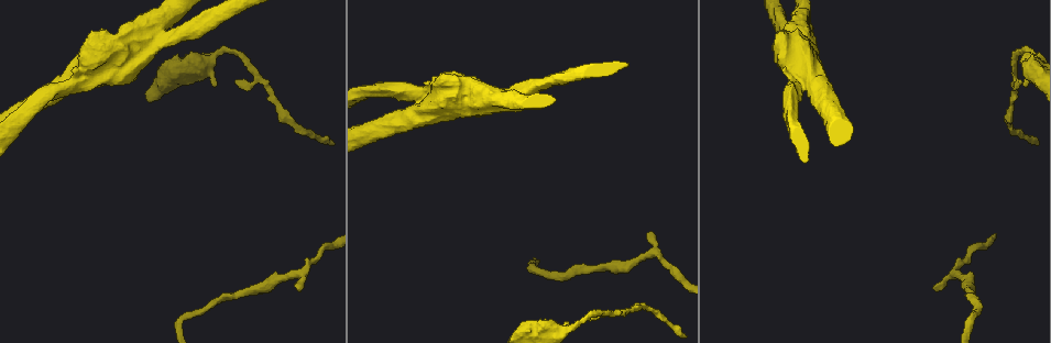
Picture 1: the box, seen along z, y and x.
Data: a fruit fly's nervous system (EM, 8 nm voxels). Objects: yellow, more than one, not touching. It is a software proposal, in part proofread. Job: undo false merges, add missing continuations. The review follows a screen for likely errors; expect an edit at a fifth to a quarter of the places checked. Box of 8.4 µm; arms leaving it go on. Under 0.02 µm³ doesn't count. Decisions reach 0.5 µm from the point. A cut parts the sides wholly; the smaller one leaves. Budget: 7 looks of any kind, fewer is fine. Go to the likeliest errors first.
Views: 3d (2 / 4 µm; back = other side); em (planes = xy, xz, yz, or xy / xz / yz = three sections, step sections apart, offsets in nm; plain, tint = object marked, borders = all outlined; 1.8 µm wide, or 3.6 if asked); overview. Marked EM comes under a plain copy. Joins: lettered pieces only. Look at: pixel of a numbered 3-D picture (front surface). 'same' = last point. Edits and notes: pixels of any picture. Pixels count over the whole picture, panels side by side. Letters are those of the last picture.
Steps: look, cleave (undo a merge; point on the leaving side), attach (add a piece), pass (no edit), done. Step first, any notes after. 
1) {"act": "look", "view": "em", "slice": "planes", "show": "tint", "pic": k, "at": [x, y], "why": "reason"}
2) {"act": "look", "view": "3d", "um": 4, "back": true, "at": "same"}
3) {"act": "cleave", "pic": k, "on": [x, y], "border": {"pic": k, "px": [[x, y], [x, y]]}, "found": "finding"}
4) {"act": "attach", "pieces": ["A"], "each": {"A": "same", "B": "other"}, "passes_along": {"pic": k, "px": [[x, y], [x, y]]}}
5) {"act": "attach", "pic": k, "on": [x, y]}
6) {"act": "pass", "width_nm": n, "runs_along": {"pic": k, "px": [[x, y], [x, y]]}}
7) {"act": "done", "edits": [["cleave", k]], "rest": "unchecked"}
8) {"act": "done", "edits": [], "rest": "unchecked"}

{"act": "look", "view": "3d", "um": 4, "pic": 1, "at": [152, 39], "why": "sudden change in width"}

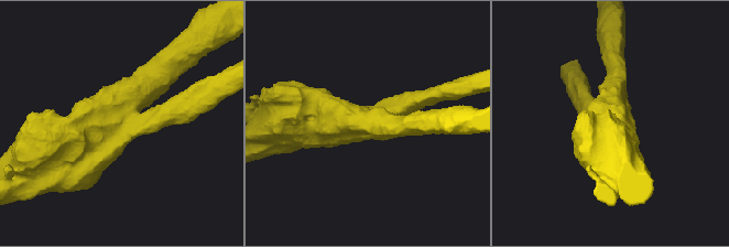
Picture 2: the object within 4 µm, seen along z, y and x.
{"act": "look", "view": "em", "um": 3.6, "slice": "planes", "show": "borders", "pic": 2, "at": [121, 125], "why": "need the tissue"}

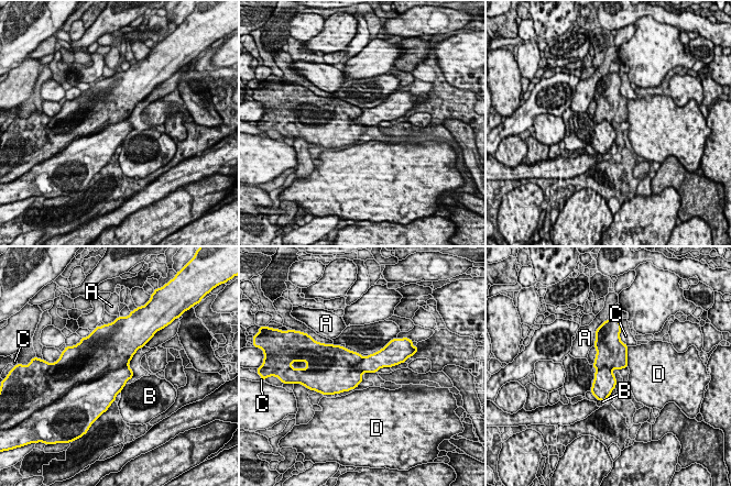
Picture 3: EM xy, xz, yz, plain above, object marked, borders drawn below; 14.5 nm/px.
{"act": "cleave", "pic": 3, "on": [104, 390], "width_nm": 380, "each": {"A": "other", "B": "other", "C": "other", "D": "other"}, "border": {"pic": 3, "px": [[128, 363], [80, 384]]}, "found": "two neurons meet here"}

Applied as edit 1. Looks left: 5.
{"act": "look", "view": "overview"}

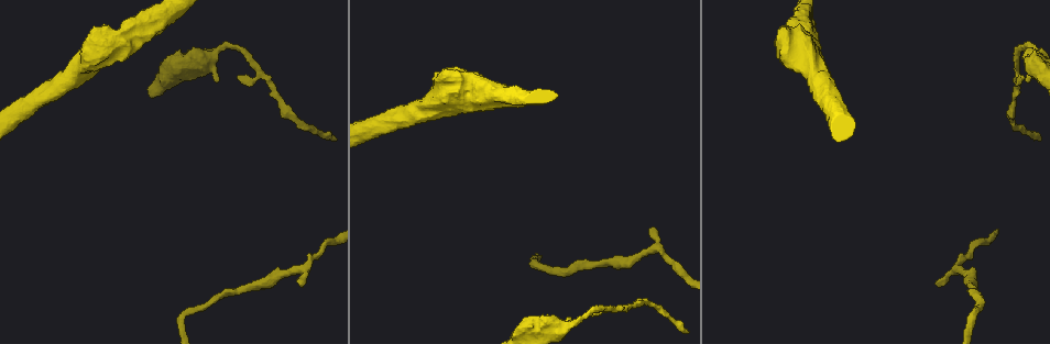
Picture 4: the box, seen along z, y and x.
{"act": "look", "view": "em", "slice": "planes", "show": "borders", "pic": 4, "at": [654, 227], "why": "an open end"}

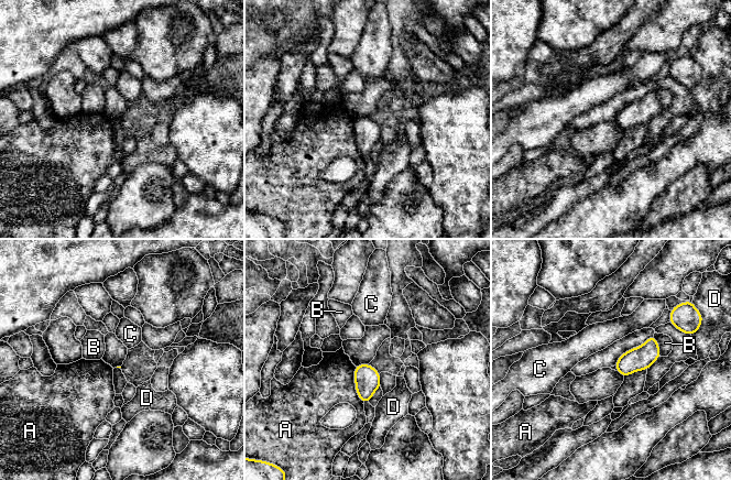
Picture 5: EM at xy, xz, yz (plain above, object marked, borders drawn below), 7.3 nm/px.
{"act": "pass", "longest_contact_nm": ["A", 280], "each": {"A": "other", "B": "other", "C": "other", "D": "other"}, "border": {"pic": 5, "px": [[355, 367], [355, 389], [363, 402]]}, "found": "none of them fits"}

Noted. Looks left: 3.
{"act": "look", "view": "em", "slice": "xz", "step": 4, "show": "tint", "pic": 4, "at": [181, 317], "why": "abrupt turn"}

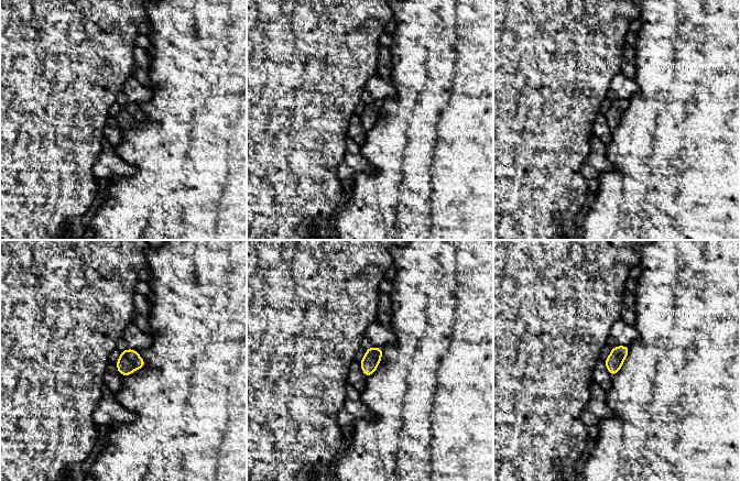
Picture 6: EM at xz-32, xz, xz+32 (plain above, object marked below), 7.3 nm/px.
{"act": "look", "view": "em", "slice": "xy", "step": 4, "show": "borders", "at": "same"}

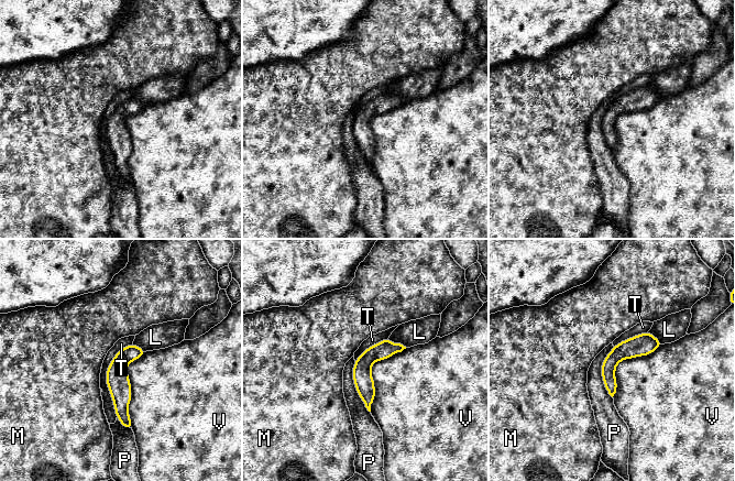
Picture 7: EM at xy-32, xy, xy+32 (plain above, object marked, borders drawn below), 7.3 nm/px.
{"act": "pass", "longest_contact_nm": ["V", 600], "each": {"L": "other", "M": "other", "P": "other", "T": "other", "V": "other"}, "runs_along": {"pic": 7, "px": [[133, 348], [120, 361], [129, 426]]}, "found": "all the same neuron"}

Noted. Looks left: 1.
{"act": "done", "edits": [["cleave", 3]], "rest": "unchecked"}

